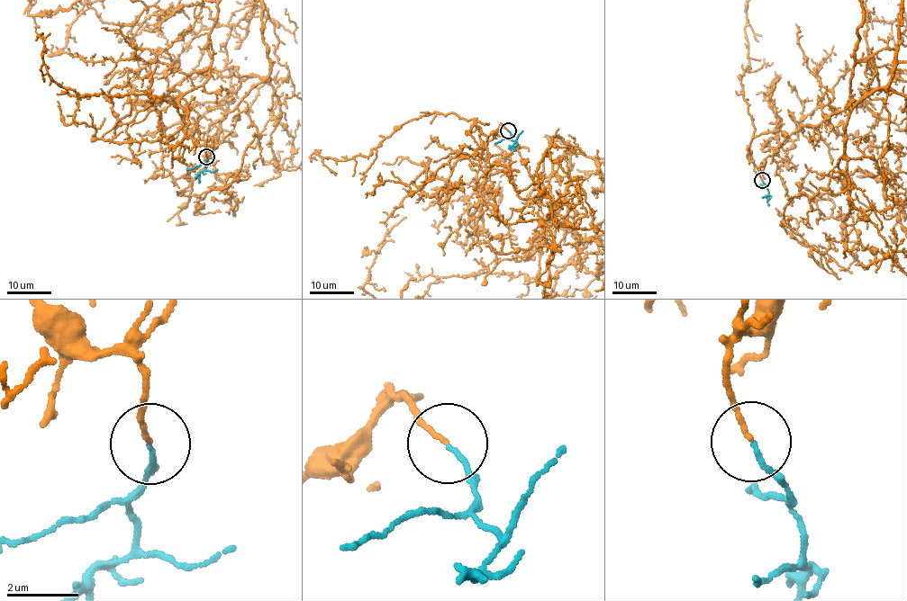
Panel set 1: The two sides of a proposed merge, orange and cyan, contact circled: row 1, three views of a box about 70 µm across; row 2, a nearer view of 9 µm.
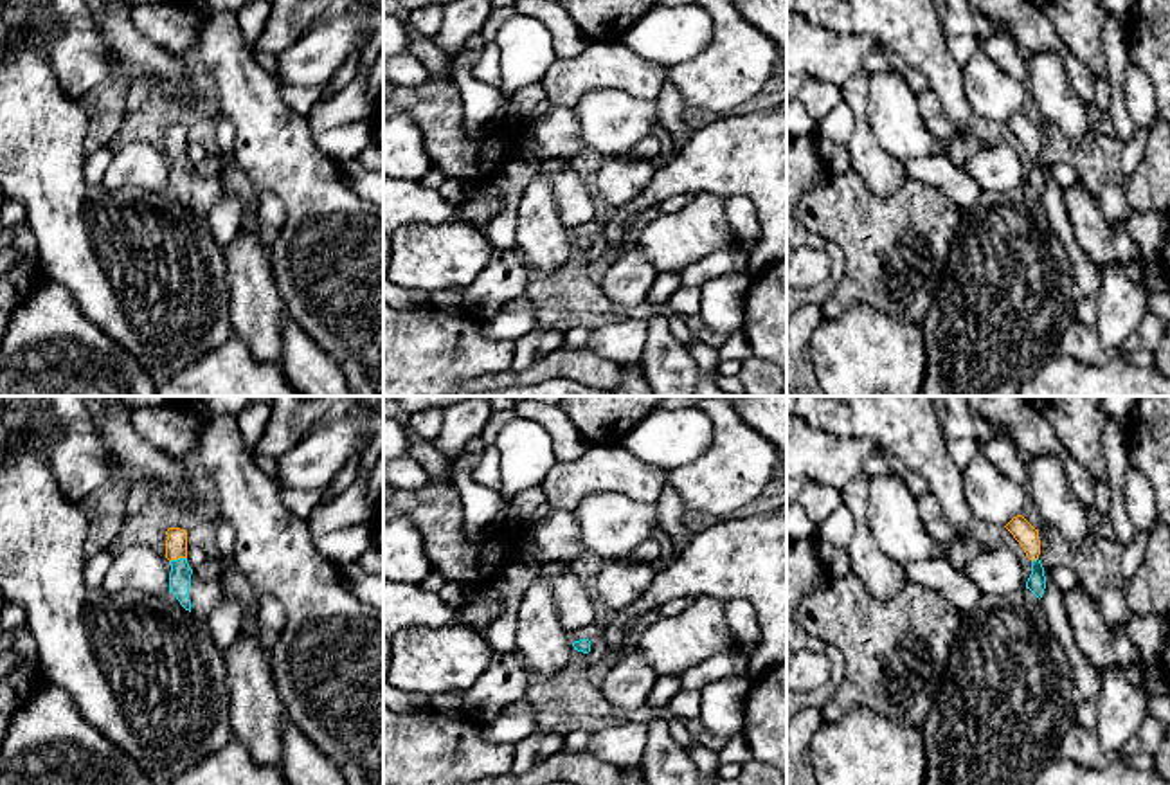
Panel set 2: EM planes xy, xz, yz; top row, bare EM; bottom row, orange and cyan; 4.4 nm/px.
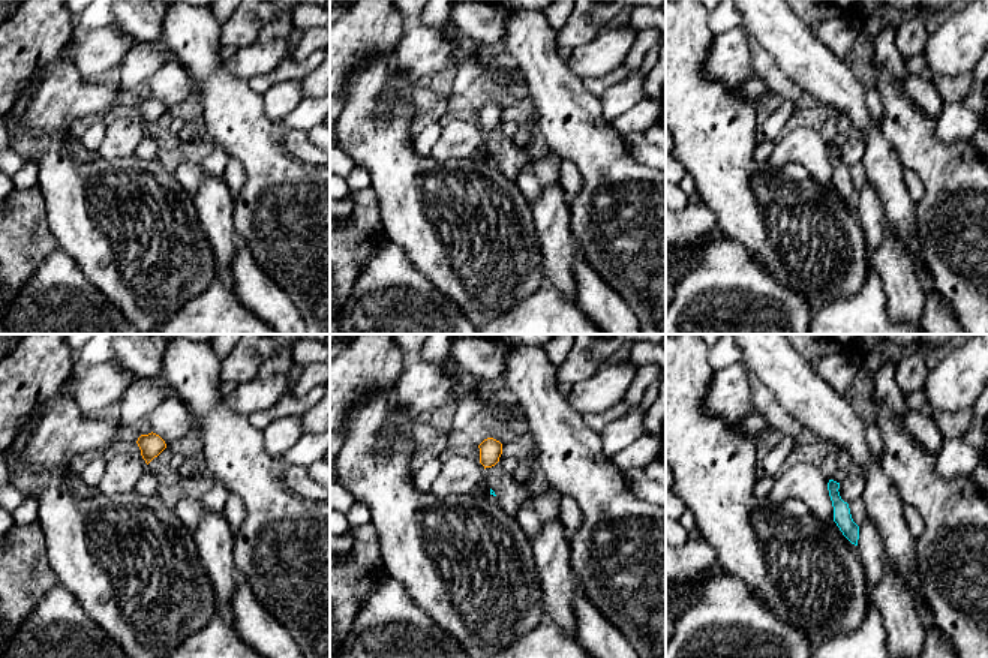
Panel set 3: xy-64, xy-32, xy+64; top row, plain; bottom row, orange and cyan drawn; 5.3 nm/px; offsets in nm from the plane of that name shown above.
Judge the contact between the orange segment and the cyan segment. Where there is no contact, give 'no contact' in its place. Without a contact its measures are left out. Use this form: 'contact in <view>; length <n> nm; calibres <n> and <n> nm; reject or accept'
contact in xy; length 80 nm; calibres 100 and 100 nm; accept

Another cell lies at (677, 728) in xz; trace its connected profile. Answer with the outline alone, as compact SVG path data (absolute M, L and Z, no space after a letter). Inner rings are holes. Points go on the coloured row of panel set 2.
M673 717L670 720L670 733L673 736L673 740L684 747L686 751L689 751L693 745L697 745L697 740L691 736L691 733L686 729L686 724L682 718Z

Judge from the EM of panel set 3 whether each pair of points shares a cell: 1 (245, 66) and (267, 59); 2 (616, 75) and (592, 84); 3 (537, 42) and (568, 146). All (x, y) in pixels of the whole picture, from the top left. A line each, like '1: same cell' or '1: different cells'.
1: same cell
2: same cell
3: same cell

